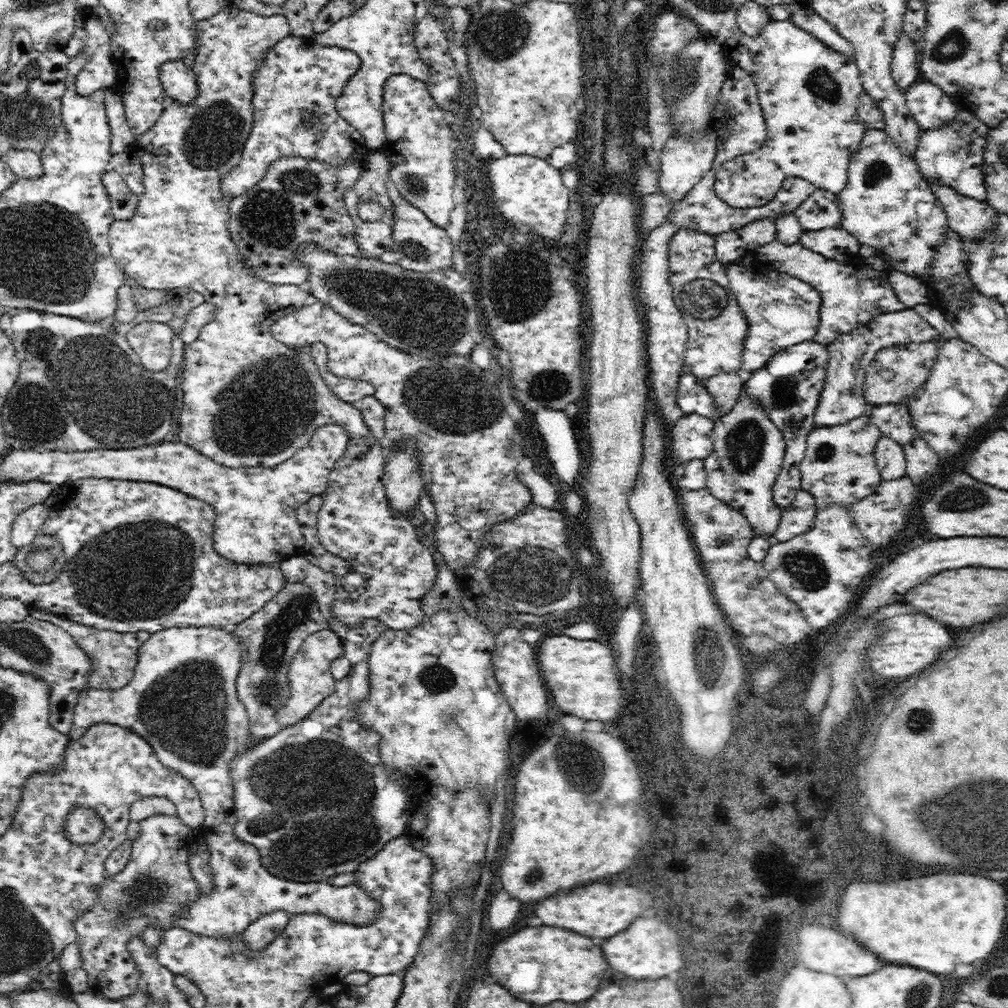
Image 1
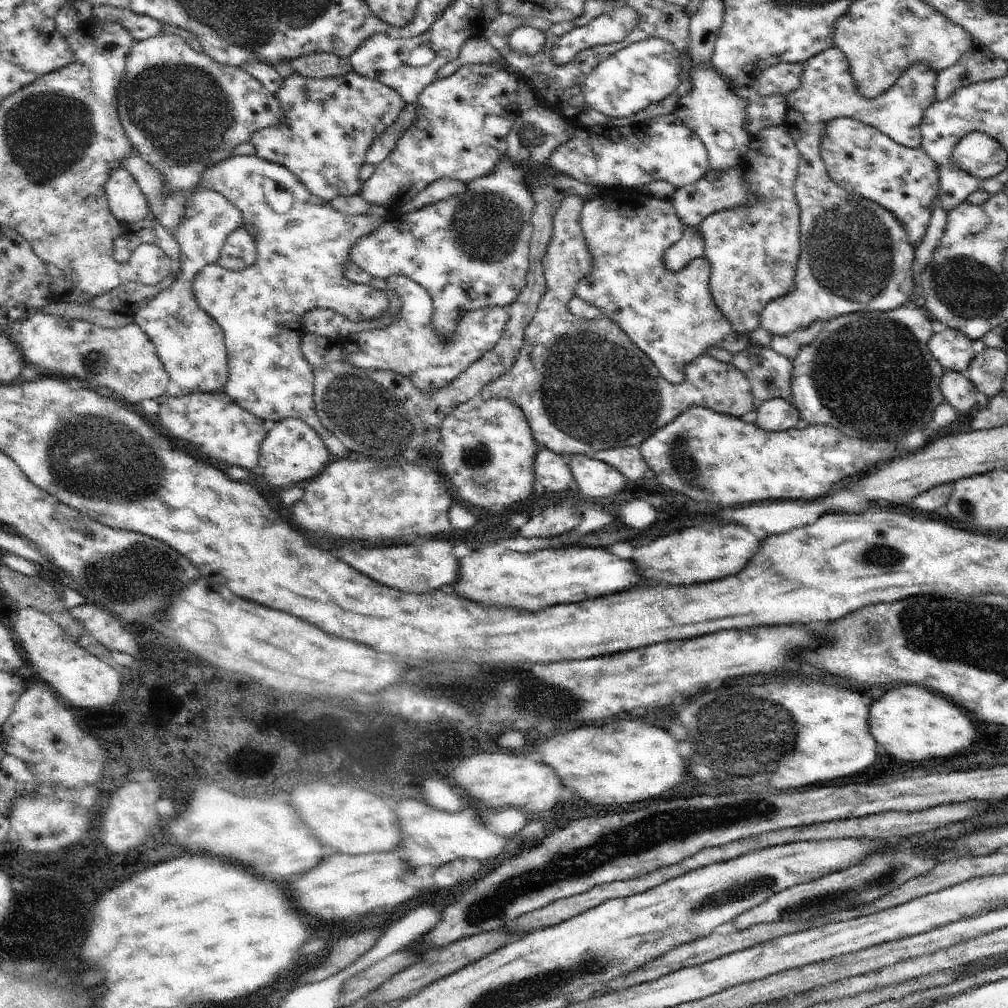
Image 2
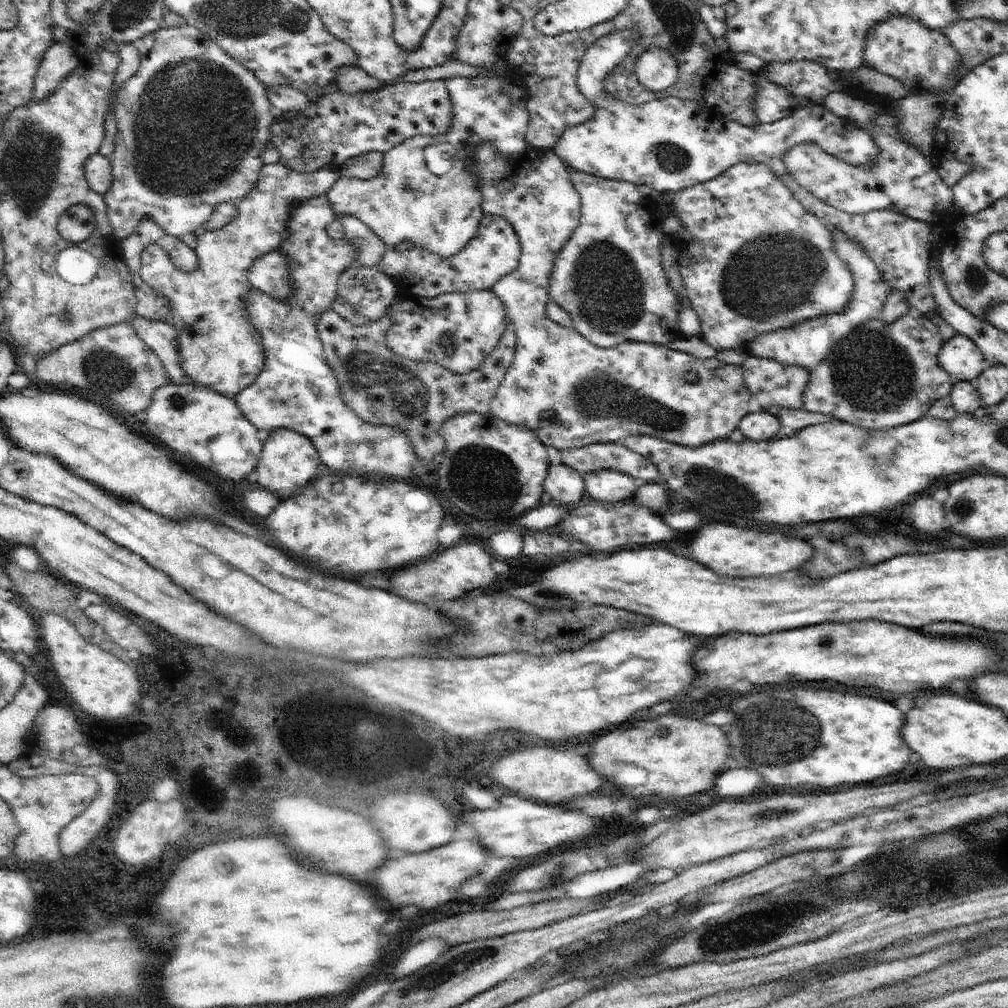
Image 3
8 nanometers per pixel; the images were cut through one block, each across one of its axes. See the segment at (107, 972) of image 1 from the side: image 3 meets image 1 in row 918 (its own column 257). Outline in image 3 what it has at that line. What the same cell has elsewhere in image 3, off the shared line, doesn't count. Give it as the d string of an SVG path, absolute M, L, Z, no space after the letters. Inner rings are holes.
M187 24L179 26L179 28L161 26L157 32L149 34L145 40L141 40L139 48L141 48L141 54L143 54L141 70L117 94L115 116L117 116L117 122L119 122L119 148L111 156L113 166L115 166L115 170L113 170L115 180L113 180L113 186L111 186L109 194L105 196L105 200L109 204L109 220L113 222L113 230L115 230L119 242L129 240L143 222L153 222L159 228L163 228L165 234L171 234L175 238L181 238L187 232L199 234L203 224L209 222L209 218L211 218L211 214L217 206L241 200L257 182L257 176L263 168L261 152L269 144L269 126L275 118L273 106L267 98L267 86L263 86L263 82L259 82L257 76L251 70L241 66L241 62L237 62L235 58L225 54L205 32L201 32L199 28L187 26Z

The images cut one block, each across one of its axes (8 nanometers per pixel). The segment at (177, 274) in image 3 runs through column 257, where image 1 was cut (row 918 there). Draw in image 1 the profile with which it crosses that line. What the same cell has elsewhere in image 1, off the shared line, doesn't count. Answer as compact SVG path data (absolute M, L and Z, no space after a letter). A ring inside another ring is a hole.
M204 626L204 628L166 628L162 632L154 632L140 648L138 648L138 666L134 672L134 678L126 684L126 688L120 690L94 690L86 688L78 694L76 702L76 714L74 724L68 732L70 740L82 738L94 724L116 724L126 730L134 730L138 736L142 736L152 748L158 760L174 770L180 772L188 782L200 792L202 806L206 812L204 824L200 826L200 836L206 840L210 850L210 880L214 884L212 892L204 894L198 892L198 896L186 904L180 910L180 918L176 918L176 928L186 928L200 936L212 936L212 938L228 938L236 934L244 934L250 924L254 924L262 914L284 910L290 916L300 914L326 914L332 920L346 922L346 924L358 924L366 926L370 924L380 910L380 904L370 898L366 890L362 890L358 884L350 886L330 886L328 882L290 882L282 878L274 878L260 860L260 852L256 846L238 840L236 836L236 812L234 812L234 786L230 778L230 762L240 754L250 750L248 742L252 740L250 734L250 718L246 712L246 706L242 704L236 688L236 680L240 676L240 668L244 664L246 646L234 632L228 632L224 628Z

